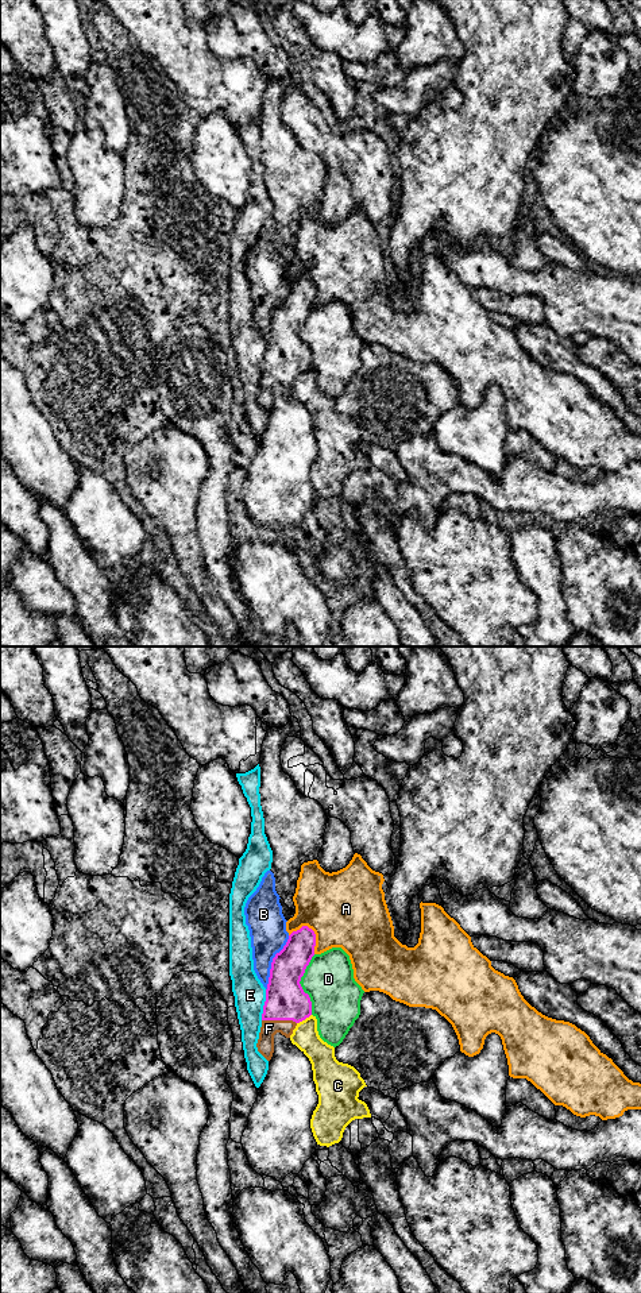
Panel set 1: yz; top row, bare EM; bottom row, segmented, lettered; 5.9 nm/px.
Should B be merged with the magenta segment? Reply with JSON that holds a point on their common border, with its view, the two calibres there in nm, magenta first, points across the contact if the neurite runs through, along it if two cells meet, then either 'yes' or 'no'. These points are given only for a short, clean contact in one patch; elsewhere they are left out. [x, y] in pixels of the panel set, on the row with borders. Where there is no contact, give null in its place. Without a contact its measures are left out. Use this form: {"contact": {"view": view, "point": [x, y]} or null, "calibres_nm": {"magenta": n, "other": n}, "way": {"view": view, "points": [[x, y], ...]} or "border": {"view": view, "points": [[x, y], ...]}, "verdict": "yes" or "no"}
{"contact": {"view": "yz", "point": [271, 963]}, "calibres_nm": {"magenta": 240, "other": 220}, "verdict": "no"}

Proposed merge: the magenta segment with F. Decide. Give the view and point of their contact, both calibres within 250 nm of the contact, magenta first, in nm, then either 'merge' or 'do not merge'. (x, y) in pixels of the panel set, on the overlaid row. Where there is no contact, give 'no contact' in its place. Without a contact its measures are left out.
contact yz (280, 1019); calibres 240 and 100 nm; merge

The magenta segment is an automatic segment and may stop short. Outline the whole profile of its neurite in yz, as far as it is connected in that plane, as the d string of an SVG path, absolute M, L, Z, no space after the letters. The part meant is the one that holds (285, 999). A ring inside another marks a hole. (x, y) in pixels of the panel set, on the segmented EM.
M308 926L293 931L283 949L275 954L271 962L266 1001L262 1014L262 1027L256 1043L258 1051L270 1061L274 1053L274 1035L281 1033L290 1038L296 1026L312 1015L312 1001L304 992L300 981L314 956L316 934Z

